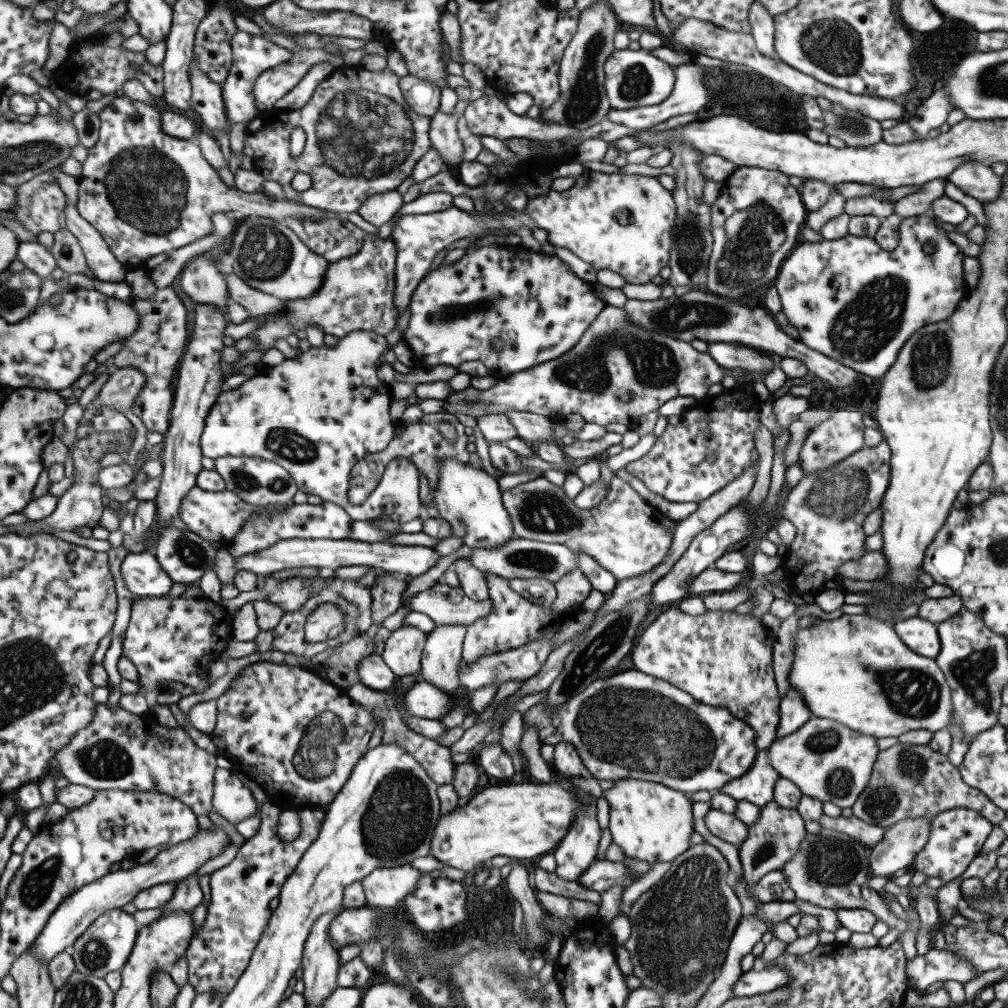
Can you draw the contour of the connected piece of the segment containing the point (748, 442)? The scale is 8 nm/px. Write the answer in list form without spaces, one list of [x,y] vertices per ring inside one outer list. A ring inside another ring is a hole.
[[[739,385],[733,389],[724,389],[720,394],[706,394],[691,411],[680,416],[668,417],[668,426],[657,439],[650,451],[640,459],[624,466],[624,470],[641,480],[648,490],[670,502],[697,502],[720,492],[730,482],[740,478],[746,469],[757,462],[759,452],[755,447],[755,432],[760,427],[760,407],[762,402],[752,387]],[[707,454],[715,454],[715,459],[709,461]]]

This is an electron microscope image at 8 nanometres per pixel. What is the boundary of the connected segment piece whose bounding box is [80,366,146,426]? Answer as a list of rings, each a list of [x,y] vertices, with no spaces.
[[[131,366],[116,369],[109,375],[108,380],[98,393],[98,397],[83,410],[80,422],[89,423],[92,426],[96,408],[103,405],[113,407],[126,414],[125,411],[132,408],[132,404],[140,394],[145,382],[145,376]]]

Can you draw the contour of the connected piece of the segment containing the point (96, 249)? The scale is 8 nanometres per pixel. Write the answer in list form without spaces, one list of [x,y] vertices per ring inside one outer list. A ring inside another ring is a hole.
[[[61,171],[53,172],[66,197],[63,227],[78,239],[88,268],[100,281],[110,283],[125,281],[123,276],[125,270],[120,261],[109,251],[109,246],[103,236],[79,216],[77,210],[78,179]]]

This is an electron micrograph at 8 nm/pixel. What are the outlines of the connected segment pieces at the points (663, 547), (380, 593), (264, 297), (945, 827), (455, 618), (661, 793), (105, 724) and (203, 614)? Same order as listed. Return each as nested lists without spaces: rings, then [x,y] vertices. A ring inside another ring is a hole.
[[[543,475],[501,493],[505,509],[512,519],[516,538],[547,543],[564,543],[575,554],[580,551],[593,556],[600,566],[616,577],[617,581],[653,572],[665,561],[671,550],[673,532],[669,531],[661,521],[662,515],[652,505],[648,505],[647,500],[630,487],[628,482],[620,479],[617,475],[612,477],[608,494],[604,500],[590,510],[578,508],[573,499],[566,496],[562,487],[550,483]]]
[[[385,570],[371,589],[372,623],[381,625],[402,606],[402,592],[408,587],[402,575]]]
[[[228,274],[224,278],[227,282],[230,300],[242,304],[250,317],[279,315],[287,311],[285,301],[251,288],[238,278],[236,274]]]
[[[953,808],[932,818],[928,842],[917,854],[915,869],[927,878],[940,878],[944,882],[960,876],[979,855],[991,828],[989,820],[969,808]]]
[[[436,583],[429,589],[416,593],[414,597],[410,597],[410,602],[405,606],[410,606],[412,611],[426,614],[437,626],[463,625],[466,628],[474,624],[476,620],[490,615],[494,610],[494,603],[490,597],[481,601],[475,601],[466,596],[461,587],[450,587],[447,584],[441,585],[440,583]]]
[[[621,778],[614,780],[614,783],[614,787],[603,791],[602,799],[609,803],[609,829],[612,842],[622,848],[625,856],[644,860],[653,865],[656,862],[671,862],[691,847],[689,836],[695,830],[692,817],[693,802],[688,794],[657,782],[634,778]]]
[[[106,704],[96,705],[95,707],[95,717],[93,721],[88,726],[85,726],[82,730],[79,730],[72,737],[72,740],[64,747],[64,749],[58,751],[56,755],[54,755],[54,760],[58,763],[58,767],[53,767],[50,764],[50,768],[57,769],[57,771],[62,774],[64,778],[67,778],[70,784],[79,784],[82,786],[88,786],[88,788],[94,790],[133,790],[134,792],[146,792],[147,790],[157,790],[158,792],[163,792],[168,796],[173,796],[178,800],[181,800],[186,806],[189,806],[194,814],[197,816],[206,816],[212,812],[213,809],[213,794],[214,794],[214,781],[215,781],[215,772],[216,772],[216,756],[212,754],[208,754],[204,750],[201,750],[194,741],[188,736],[188,733],[182,728],[178,727],[178,729],[164,727],[158,728],[158,724],[150,724],[152,728],[146,728],[146,724],[144,724],[144,718],[142,715],[134,715],[119,707],[117,711],[114,709],[109,709]]]
[[[139,596],[131,603],[131,619],[123,640],[123,656],[136,666],[140,688],[152,690],[162,689],[162,683],[169,685],[184,685],[194,688],[194,694],[200,694],[210,687],[210,666],[214,661],[220,661],[226,653],[229,643],[234,640],[235,615],[228,615],[223,620],[210,619],[210,613],[205,608],[206,603],[199,598],[168,598]]]

